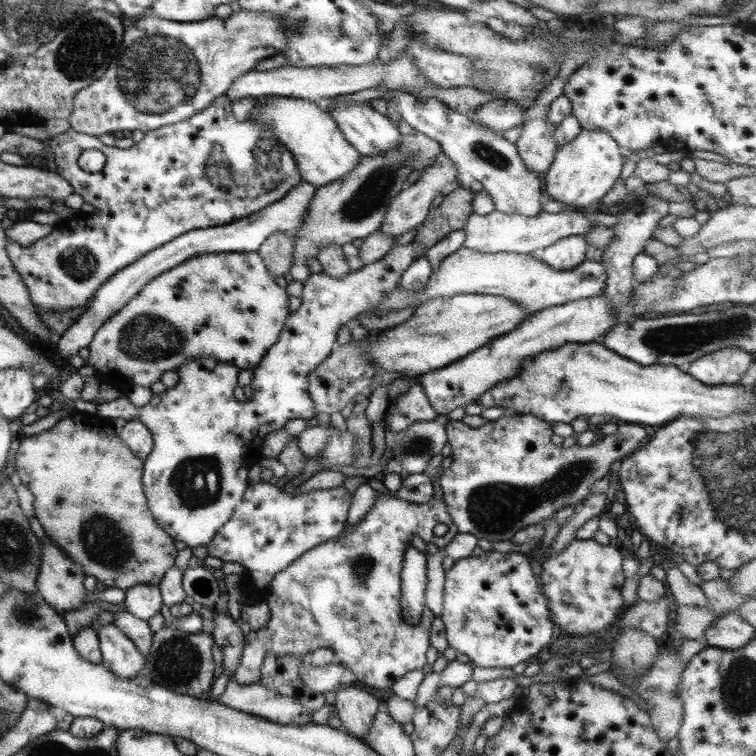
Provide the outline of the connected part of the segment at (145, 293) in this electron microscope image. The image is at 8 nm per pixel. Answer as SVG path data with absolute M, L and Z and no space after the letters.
M212 251L210 254L198 254L162 276L154 277L126 306L106 320L92 338L88 348L89 358L84 365L94 368L100 383L109 382L123 389L144 386L146 392L150 392L151 386L160 381L164 372L176 371L180 364L198 356L210 356L220 362L234 364L239 370L255 368L262 362L266 351L278 341L286 318L290 316L289 295L274 281L274 276L257 252Z

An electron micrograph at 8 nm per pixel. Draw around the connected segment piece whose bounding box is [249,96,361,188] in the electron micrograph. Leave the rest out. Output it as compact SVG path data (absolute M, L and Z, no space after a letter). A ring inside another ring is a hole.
M276 96L265 104L256 101L249 118L251 123L270 132L278 143L291 152L292 161L298 164L299 174L314 187L321 188L342 179L360 161L361 154L344 139L332 115L319 104L282 96Z

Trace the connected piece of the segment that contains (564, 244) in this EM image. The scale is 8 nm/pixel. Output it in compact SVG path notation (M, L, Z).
M567 236L546 247L542 252L542 261L556 270L574 269L586 259L586 248L584 236Z

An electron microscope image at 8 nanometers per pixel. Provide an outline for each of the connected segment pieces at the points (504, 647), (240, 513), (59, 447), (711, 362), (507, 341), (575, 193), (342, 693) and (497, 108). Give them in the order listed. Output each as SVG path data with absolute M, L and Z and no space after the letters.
M493 549L480 556L470 556L454 562L445 572L443 610L446 638L450 647L470 658L474 666L482 668L511 668L537 654L545 654L558 637L556 625L551 619L548 600L541 589L540 580L534 574L527 555L501 554Z
M263 480L256 483L251 482L244 492L240 504L234 508L234 514L230 516L230 520L226 521L212 542L207 545L208 555L217 557L224 563L232 562L242 566L241 587L245 589L245 596L254 598L259 604L269 593L270 584L278 572L284 571L308 550L342 535L342 530L348 520L348 509L352 496L344 485L329 489L314 489L290 497L286 491L269 482Z
M78 414L64 417L60 419L54 427L38 435L26 437L21 441L20 444L18 444L18 450L15 454L15 463L16 467L14 472L18 473L21 482L28 485L28 488L34 495L33 506L35 516L44 528L44 532L67 556L70 556L77 564L82 566L87 576L96 577L98 582L102 582L102 584L108 588L118 587L125 592L138 584L158 586L162 578L166 575L166 571L172 568L172 566L175 566L175 559L178 554L174 545L175 541L158 526L148 506L148 499L144 492L142 479L144 461L134 455L134 453L130 451L130 448L124 444L124 441L118 436L118 430L113 427L111 421L104 420L96 414L91 417Z
M726 348L694 360L688 374L698 382L714 385L736 385L752 364L752 356L742 348Z
M603 294L587 299L566 302L560 306L545 308L524 318L514 330L496 337L468 356L448 364L444 368L420 374L416 379L438 415L448 415L455 408L476 402L480 395L498 383L514 379L522 372L524 360L555 350L564 343L590 343L597 341L614 324L616 313Z
M583 130L575 140L564 144L555 152L554 162L545 174L544 193L548 193L552 200L568 204L570 207L587 208L595 202L601 201L608 191L612 190L614 183L618 180L625 159L620 153L620 146L608 132L599 130Z
M344 684L336 694L335 708L336 714L342 722L341 729L360 740L366 739L368 731L372 729L372 724L374 724L374 717L382 706L383 704L374 695L355 684Z
M497 100L497 102L482 104L473 115L470 114L470 117L489 130L504 134L505 131L520 124L526 112L527 108L523 108L521 104Z

